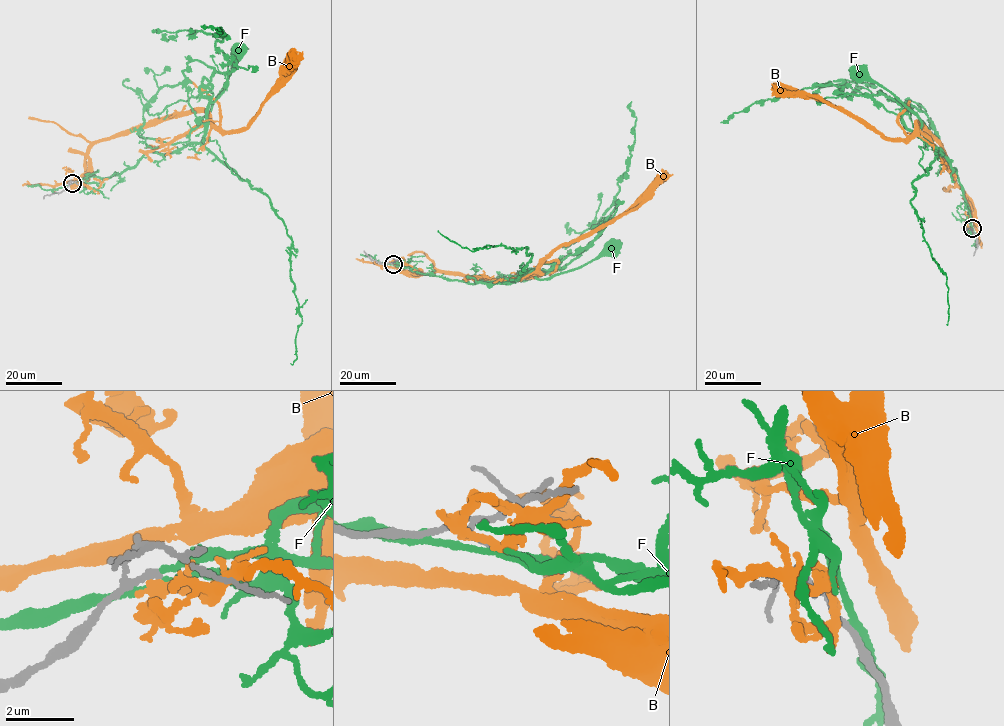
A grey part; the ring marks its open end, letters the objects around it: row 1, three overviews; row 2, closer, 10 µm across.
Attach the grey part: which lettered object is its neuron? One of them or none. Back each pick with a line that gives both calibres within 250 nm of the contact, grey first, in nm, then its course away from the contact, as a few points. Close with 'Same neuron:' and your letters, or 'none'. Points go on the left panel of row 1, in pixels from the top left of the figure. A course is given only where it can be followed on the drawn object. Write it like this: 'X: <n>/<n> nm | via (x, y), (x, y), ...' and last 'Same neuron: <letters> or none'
F: 120/180 nm | via (72, 183), (97, 183), (148, 152), (202, 141), (203, 118), (239, 51)
Same neuron: F

